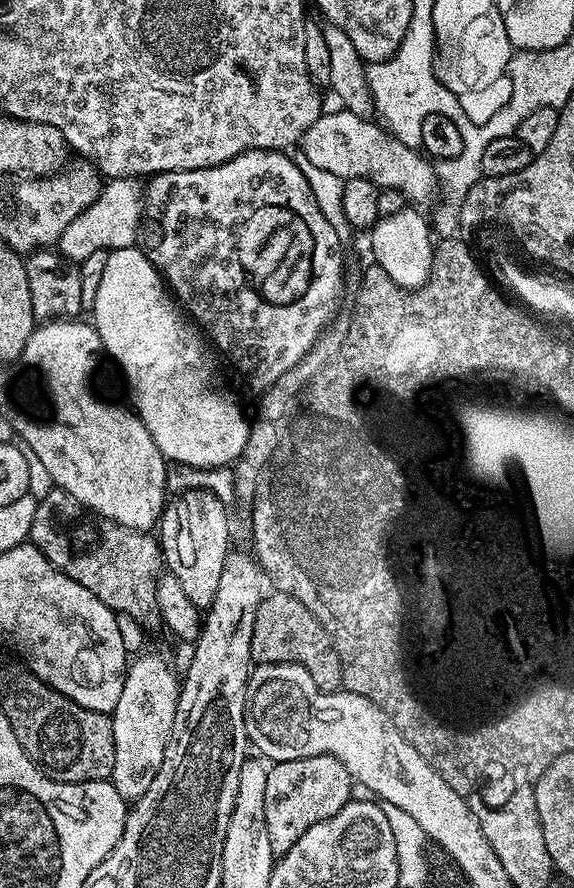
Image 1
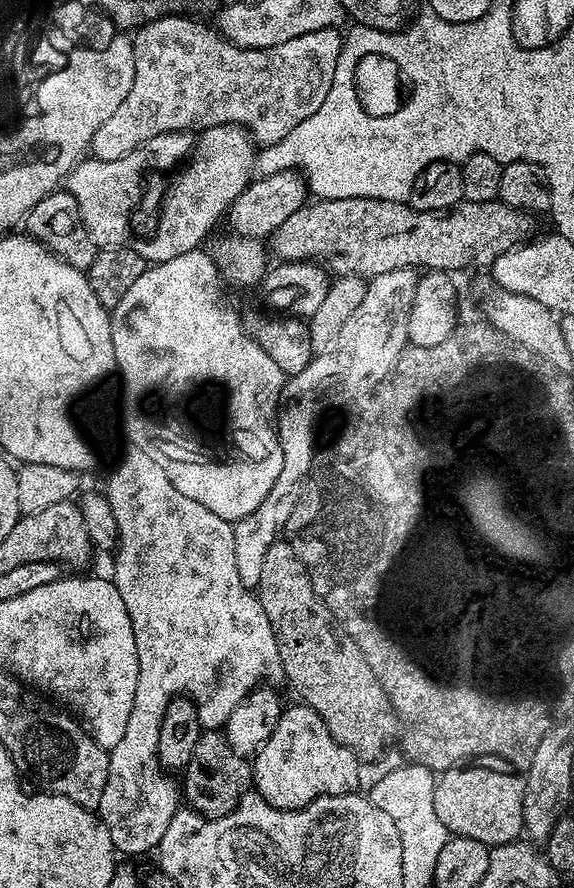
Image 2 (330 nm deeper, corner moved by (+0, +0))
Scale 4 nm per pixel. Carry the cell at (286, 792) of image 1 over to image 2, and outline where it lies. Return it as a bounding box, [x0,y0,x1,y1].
[254,710,361,812]

